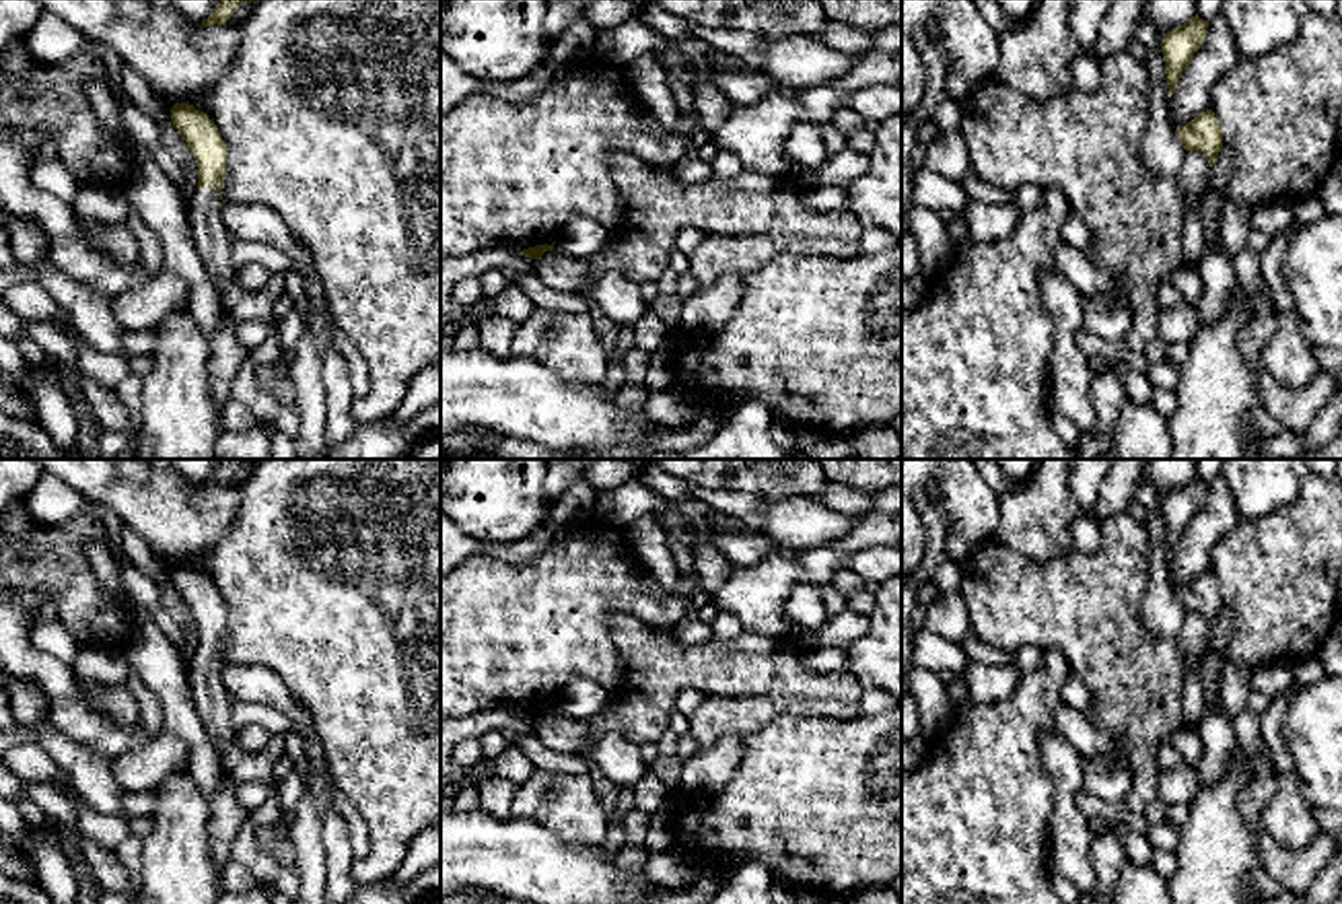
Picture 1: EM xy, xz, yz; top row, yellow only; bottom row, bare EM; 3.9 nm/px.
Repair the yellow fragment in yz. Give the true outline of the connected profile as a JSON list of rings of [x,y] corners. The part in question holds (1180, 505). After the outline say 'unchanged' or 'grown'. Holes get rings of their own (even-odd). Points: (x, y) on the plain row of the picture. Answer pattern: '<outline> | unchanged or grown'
[[[1192,478],[1188,484],[1167,492],[1161,500],[1161,513],[1165,519],[1165,535],[1169,546],[1169,560],[1175,546],[1206,500],[1208,482]]] | unchanged

